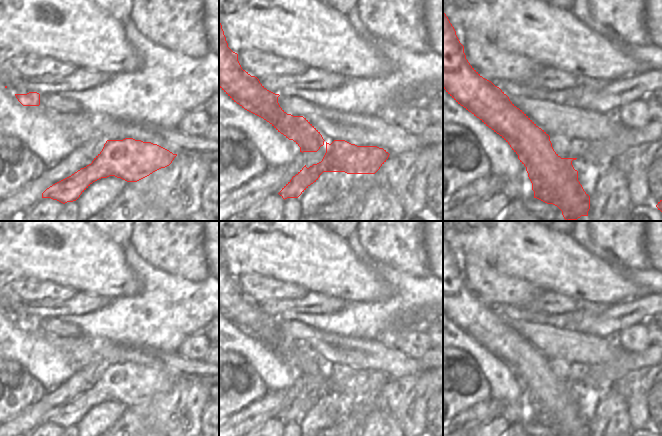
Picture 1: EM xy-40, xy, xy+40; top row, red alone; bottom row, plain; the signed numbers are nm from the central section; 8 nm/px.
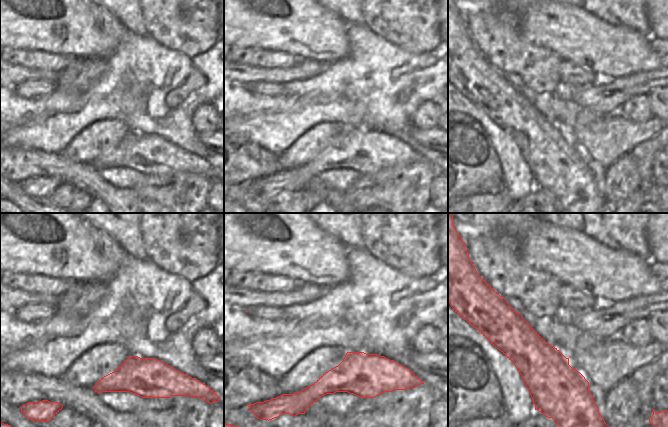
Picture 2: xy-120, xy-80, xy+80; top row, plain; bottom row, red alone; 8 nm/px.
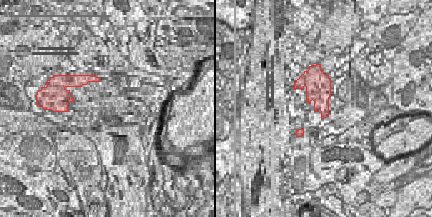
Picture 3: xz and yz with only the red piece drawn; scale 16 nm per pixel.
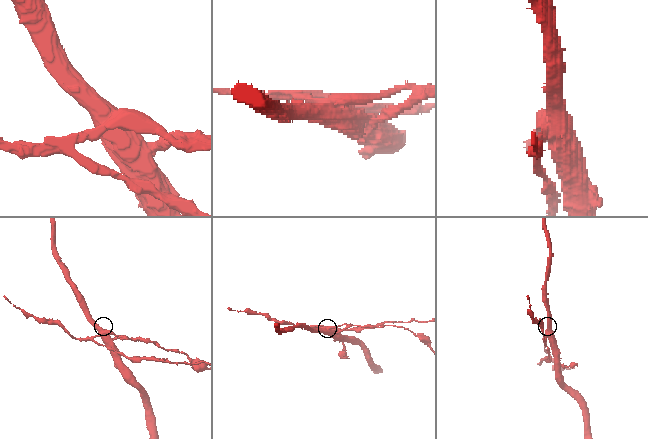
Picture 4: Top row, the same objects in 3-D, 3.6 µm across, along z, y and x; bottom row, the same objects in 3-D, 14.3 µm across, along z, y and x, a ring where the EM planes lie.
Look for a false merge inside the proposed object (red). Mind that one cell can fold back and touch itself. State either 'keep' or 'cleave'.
cleave

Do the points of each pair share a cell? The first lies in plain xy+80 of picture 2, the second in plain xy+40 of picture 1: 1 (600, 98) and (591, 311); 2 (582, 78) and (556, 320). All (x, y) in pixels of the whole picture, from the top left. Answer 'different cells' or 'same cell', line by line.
1: different cells
2: different cells

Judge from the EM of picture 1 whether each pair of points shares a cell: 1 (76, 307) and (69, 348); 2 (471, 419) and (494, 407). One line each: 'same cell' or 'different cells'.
1: different cells
2: same cell

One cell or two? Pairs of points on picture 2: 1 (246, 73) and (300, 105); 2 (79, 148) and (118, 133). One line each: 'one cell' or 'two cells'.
1: two cells
2: one cell

